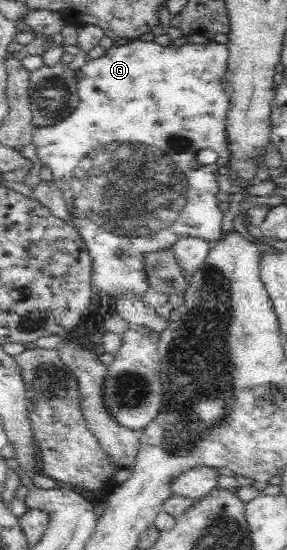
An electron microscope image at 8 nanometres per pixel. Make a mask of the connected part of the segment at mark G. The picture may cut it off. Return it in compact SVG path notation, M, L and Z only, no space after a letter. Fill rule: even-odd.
M140 39L128 43L128 45L112 46L106 50L104 56L89 60L84 67L75 73L77 77L77 94L79 104L76 109L58 123L48 127L37 127L33 129L32 141L34 151L40 159L42 166L46 165L54 177L53 183L62 191L64 201L72 220L72 224L83 237L87 245L87 251L92 258L93 273L92 283L106 292L110 297L116 299L118 295L134 293L140 297L149 289L147 283L144 257L146 253L160 251L173 247L180 237L199 237L209 243L220 239L222 234L222 219L224 213L218 208L216 195L220 192L218 186L218 170L227 167L231 161L230 139L226 136L226 113L230 107L230 95L226 92L224 77L226 76L227 59L229 51L226 44L220 44L212 40L206 45L194 45L186 43L180 49L172 49L170 53L170 65L154 65L154 45L150 41ZM202 149L211 149L218 154L218 160L213 165L199 165L195 156Z

